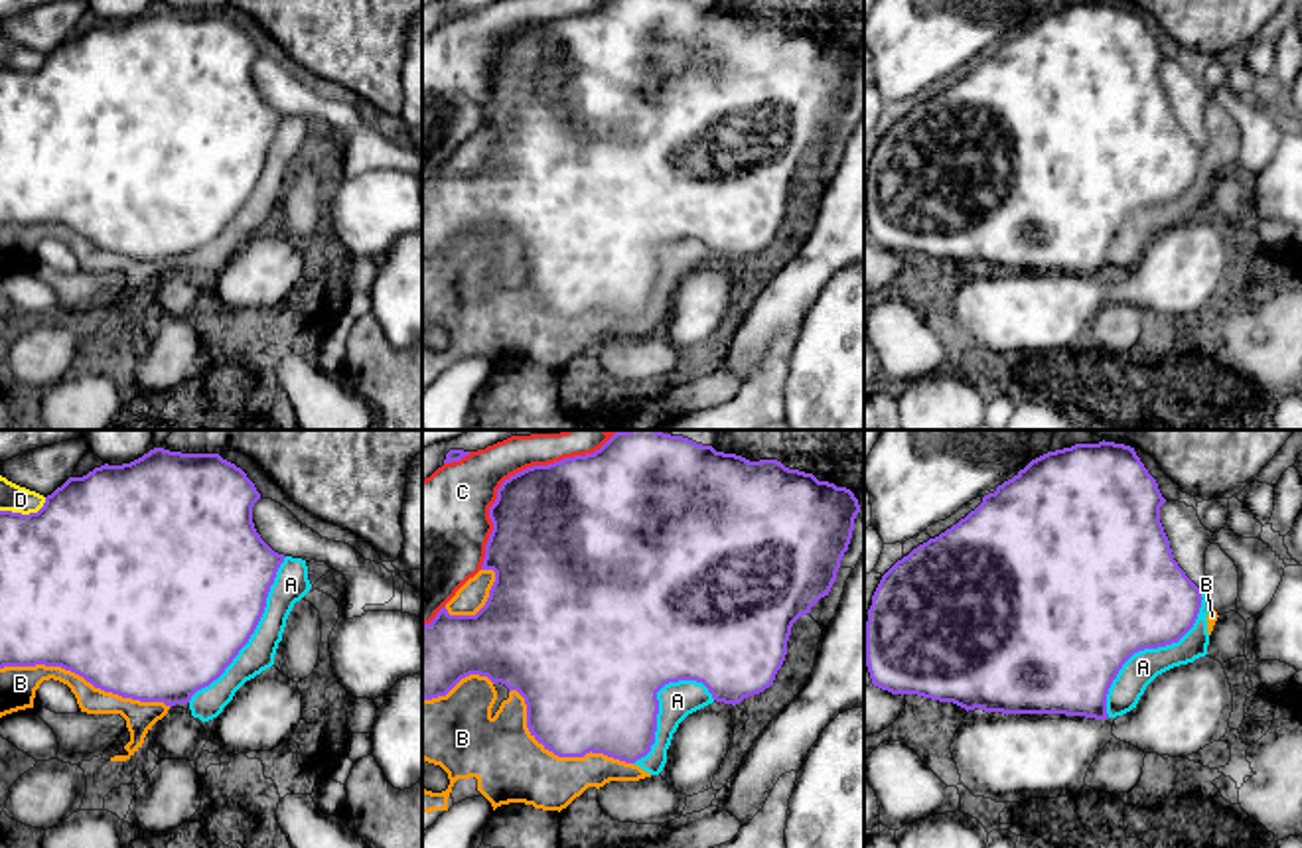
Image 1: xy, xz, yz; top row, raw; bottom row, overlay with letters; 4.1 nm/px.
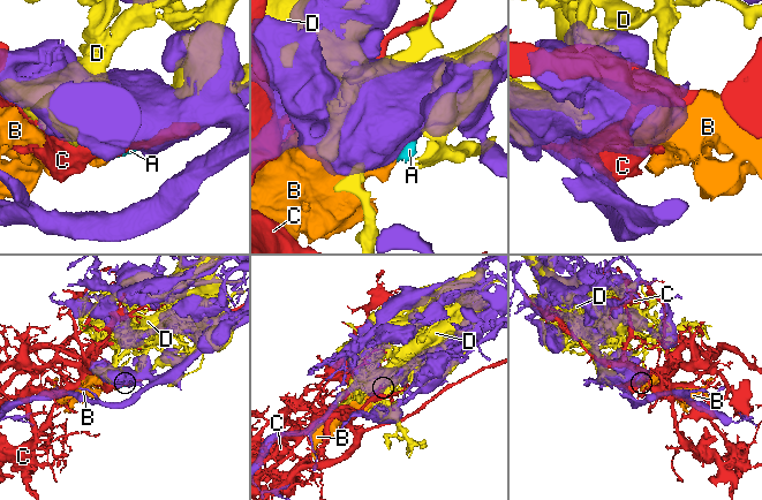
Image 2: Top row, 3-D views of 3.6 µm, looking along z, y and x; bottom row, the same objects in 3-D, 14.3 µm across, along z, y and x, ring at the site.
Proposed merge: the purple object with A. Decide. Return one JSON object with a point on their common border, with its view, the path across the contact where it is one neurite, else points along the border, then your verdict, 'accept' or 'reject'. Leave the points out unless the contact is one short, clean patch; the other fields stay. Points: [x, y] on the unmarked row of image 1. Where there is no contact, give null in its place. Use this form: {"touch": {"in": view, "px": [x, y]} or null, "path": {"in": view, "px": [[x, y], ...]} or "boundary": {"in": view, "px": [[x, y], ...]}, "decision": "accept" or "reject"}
{"touch": {"in": "yz", "px": [1149, 206]}, "decision": "reject"}

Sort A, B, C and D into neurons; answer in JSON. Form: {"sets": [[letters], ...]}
{"sets": [["A", "B"], ["C"], ["D"]]}

